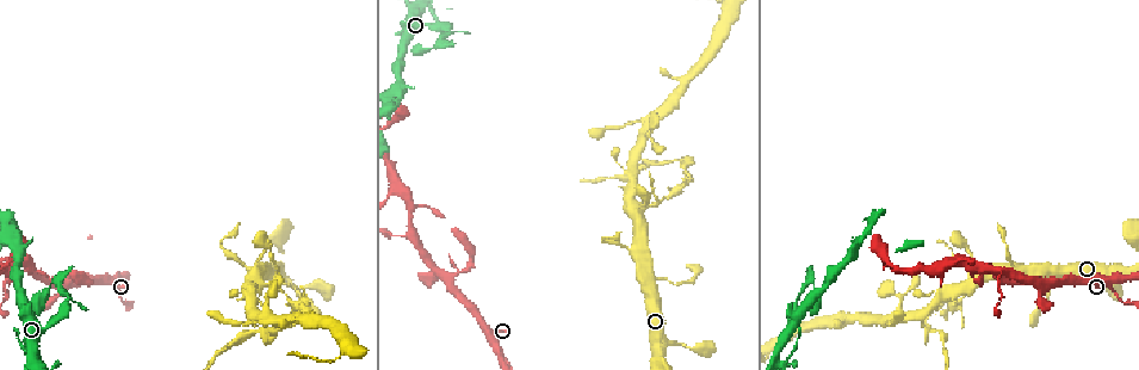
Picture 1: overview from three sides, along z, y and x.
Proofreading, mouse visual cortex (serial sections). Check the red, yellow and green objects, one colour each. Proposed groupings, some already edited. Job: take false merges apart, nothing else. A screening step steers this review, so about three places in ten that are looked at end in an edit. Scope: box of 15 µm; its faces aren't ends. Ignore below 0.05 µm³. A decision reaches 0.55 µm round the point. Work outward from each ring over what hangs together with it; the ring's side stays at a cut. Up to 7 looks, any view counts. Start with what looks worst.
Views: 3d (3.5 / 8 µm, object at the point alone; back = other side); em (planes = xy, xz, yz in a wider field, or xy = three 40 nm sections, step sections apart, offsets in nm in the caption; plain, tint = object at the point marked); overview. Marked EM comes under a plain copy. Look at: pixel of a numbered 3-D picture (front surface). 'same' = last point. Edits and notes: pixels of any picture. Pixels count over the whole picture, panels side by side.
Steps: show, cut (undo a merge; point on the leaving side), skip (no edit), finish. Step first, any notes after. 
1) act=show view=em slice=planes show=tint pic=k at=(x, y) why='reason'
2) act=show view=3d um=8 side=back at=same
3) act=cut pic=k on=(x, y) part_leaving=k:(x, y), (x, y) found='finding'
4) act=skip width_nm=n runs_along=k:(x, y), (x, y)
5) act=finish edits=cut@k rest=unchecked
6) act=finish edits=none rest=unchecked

act=show view=3d um=3.5 pic=1 at=(797, 298) why='sudden change in width'

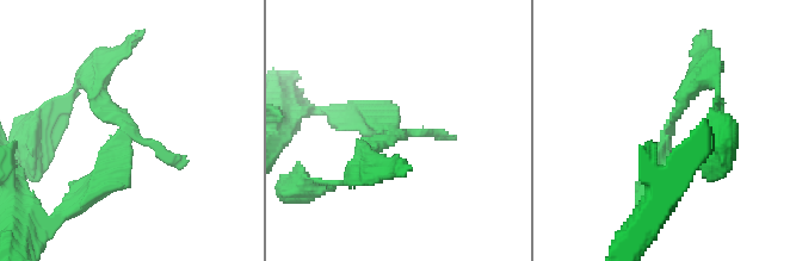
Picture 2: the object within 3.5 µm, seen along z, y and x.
act=cut pic=2 on=(100, 97) part_leaving=2:(123, 130), (86, 79), (68, 109) found='two cells meet here'

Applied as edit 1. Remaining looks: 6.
act=show view=3d um=3.5 pic=1 at=(1001, 269) why='a narrow waist'

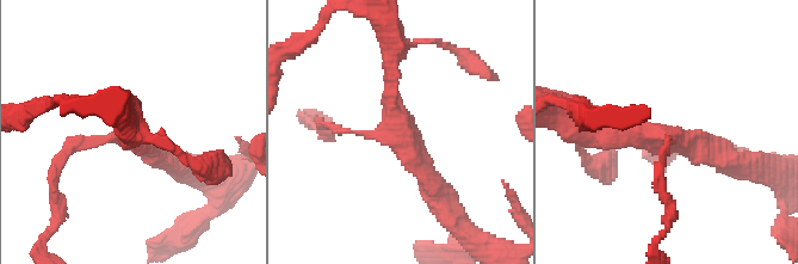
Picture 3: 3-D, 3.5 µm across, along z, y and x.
act=show view=em slice=planes show=tint pic=3 at=(398, 134) arms=3 arm_widths_nm=100,200,300 why='now the EM'

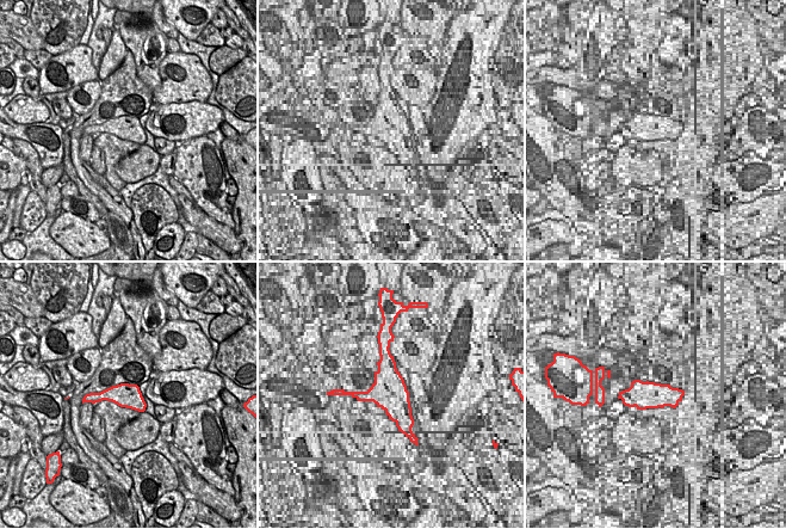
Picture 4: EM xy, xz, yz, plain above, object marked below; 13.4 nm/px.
act=show view=em slice=xy step=1 show=tint at=same

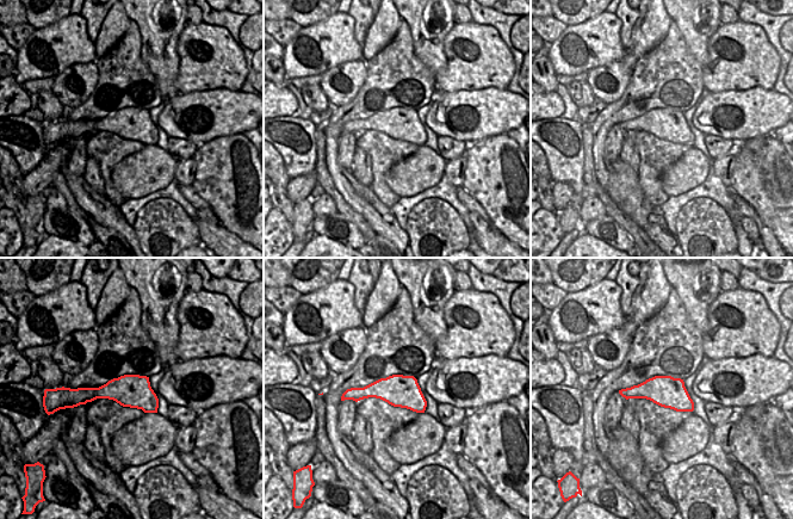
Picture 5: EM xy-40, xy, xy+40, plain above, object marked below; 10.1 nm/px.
act=skip runs_along=3:(439, 192), (398, 137), (391, 61) found='all the same cell'

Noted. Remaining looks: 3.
act=show view=3d um=3.5 pic=1 at=(264, 330) why='two arms in line, one across'

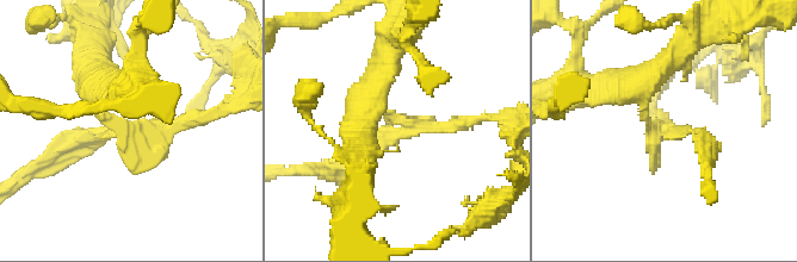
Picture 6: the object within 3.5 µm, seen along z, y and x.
act=show view=em slice=xy step=5 show=tint pic=6 at=(406, 124) why='need the tissue'

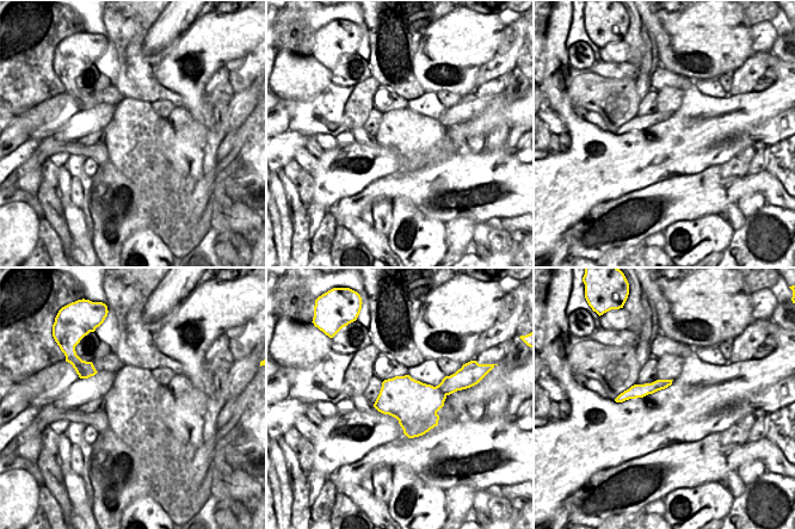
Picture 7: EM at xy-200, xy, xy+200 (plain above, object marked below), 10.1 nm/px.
act=cut pic=6 on=(492, 210) part_leaving=6:(461, 234), (512, 193) found='a second cell is stuck on'

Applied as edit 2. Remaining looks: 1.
act=finish edits=cut@2,cut@6 rest=unchecked

